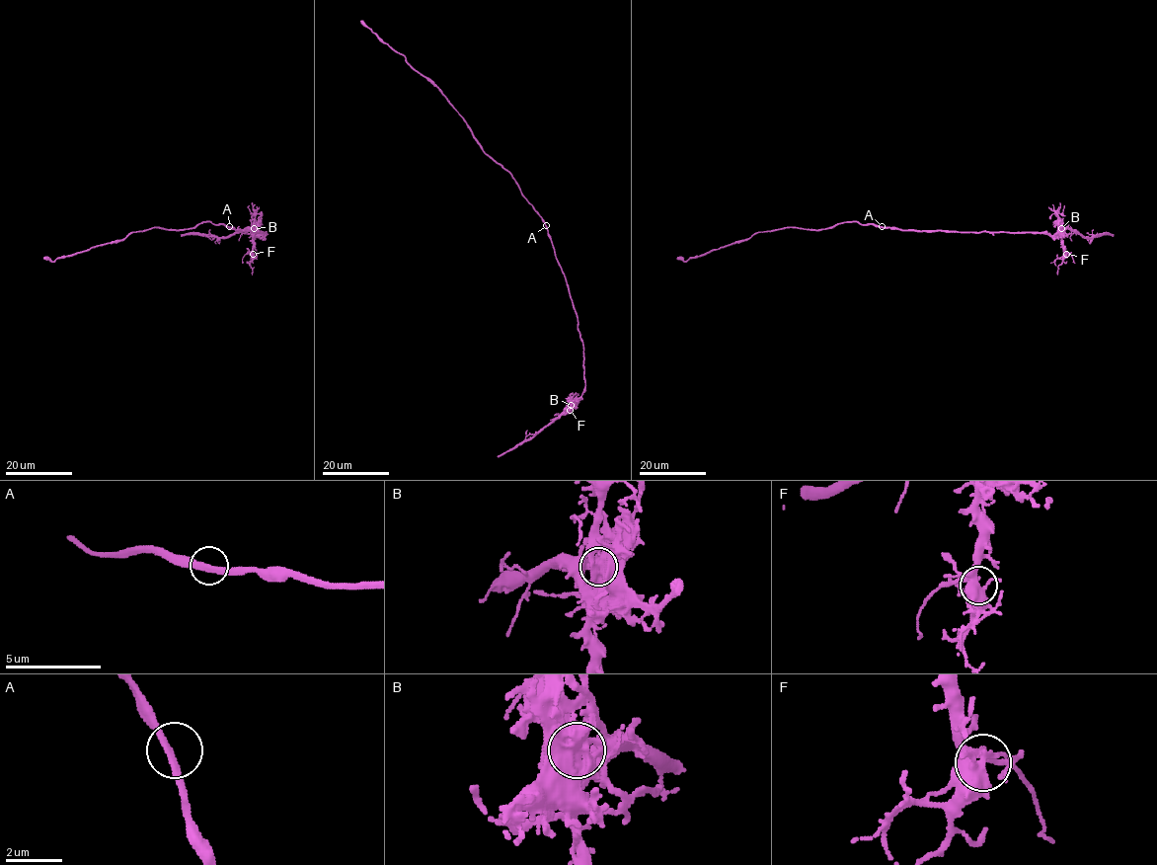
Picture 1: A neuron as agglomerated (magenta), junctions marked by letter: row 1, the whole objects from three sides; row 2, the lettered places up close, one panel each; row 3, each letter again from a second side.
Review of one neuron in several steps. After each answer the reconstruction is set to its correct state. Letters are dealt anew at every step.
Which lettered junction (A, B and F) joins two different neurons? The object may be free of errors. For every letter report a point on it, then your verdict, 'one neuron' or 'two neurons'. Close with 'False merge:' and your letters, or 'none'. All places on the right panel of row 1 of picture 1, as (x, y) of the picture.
A: place (882, 226); one neuron
B: place (1061, 228); two neurons
F: place (1066, 254); one neuron
False merge: B

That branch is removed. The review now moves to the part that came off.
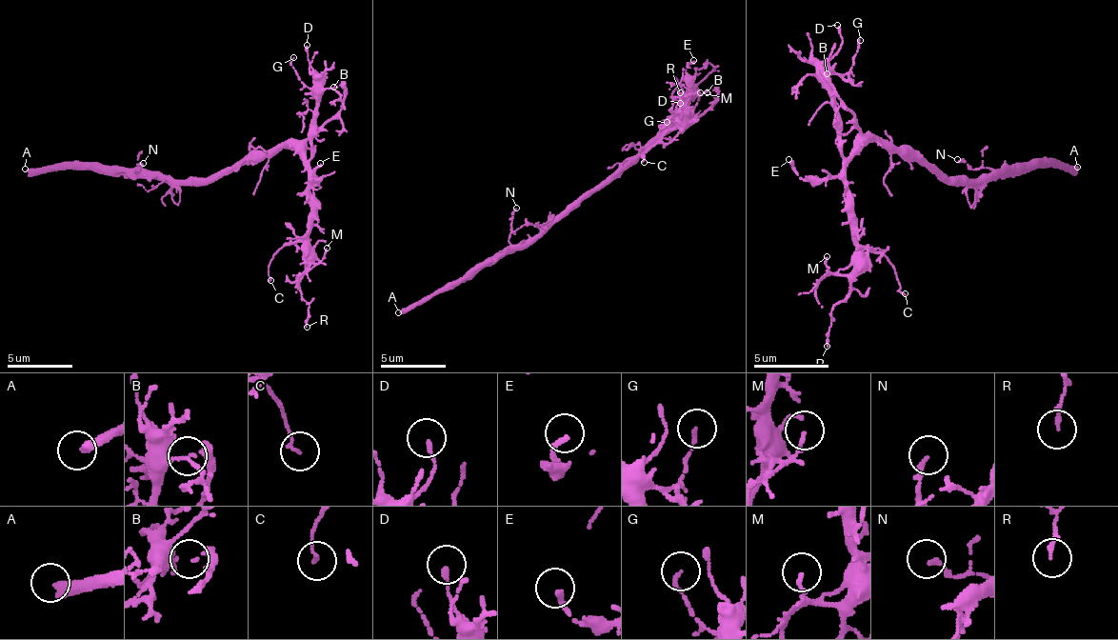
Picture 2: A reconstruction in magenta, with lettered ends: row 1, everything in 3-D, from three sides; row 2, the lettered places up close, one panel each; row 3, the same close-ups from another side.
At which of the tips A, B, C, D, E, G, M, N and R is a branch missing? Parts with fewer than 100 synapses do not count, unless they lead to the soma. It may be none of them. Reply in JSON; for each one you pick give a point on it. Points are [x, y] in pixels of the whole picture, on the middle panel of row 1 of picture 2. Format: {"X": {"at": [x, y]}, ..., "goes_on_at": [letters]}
{"A": {"at": [398, 312]}, "goes_on_at": ["A"]}

